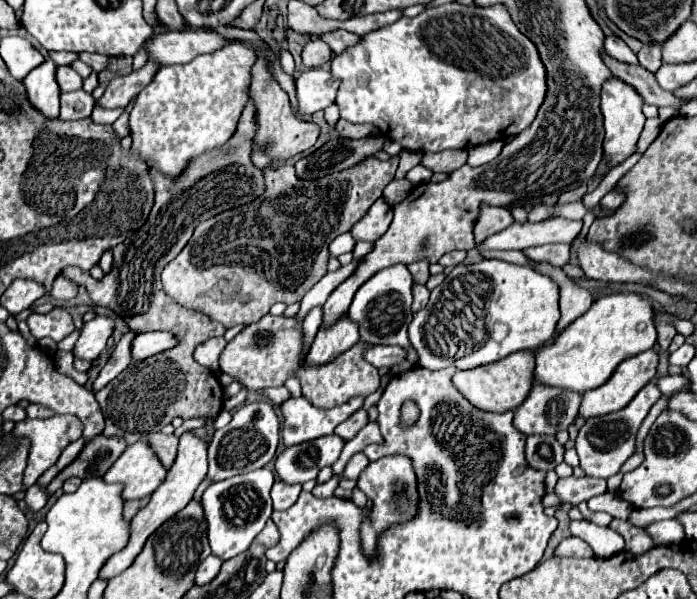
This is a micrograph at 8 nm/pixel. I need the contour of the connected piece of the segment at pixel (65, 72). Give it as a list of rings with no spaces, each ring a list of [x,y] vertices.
[[[58,67],[56,79],[58,79],[58,85],[62,91],[82,89],[82,77],[72,67]]]

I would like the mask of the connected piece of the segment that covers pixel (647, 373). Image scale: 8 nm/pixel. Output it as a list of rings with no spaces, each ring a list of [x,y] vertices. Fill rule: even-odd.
[[[654,349],[624,359],[604,385],[584,393],[580,415],[588,419],[592,415],[604,415],[626,407],[634,395],[654,379],[656,367],[658,353]]]

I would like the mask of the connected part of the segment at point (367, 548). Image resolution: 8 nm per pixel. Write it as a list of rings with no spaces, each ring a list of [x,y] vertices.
[[[390,455],[370,463],[358,477],[356,485],[370,501],[372,501],[372,521],[360,527],[360,541],[364,543],[364,555],[372,555],[376,549],[376,535],[386,531],[394,523],[408,523],[412,515],[416,515],[418,507],[418,487],[416,473],[412,471],[412,461],[404,455]]]

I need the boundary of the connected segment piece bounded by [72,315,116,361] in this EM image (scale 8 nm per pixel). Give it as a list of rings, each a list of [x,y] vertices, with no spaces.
[[[96,315],[90,323],[84,323],[82,335],[76,341],[72,353],[82,359],[90,359],[90,361],[96,359],[106,349],[106,341],[114,333],[114,327],[116,323],[112,317]]]

